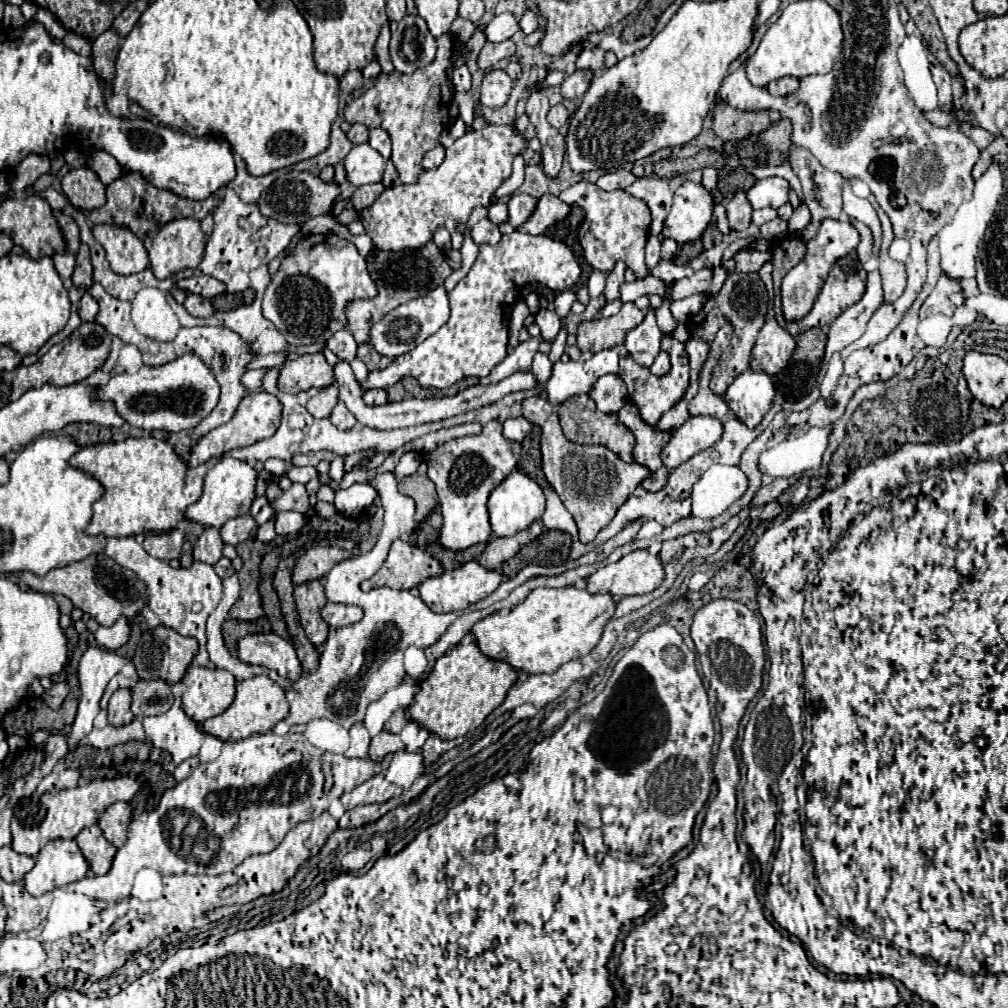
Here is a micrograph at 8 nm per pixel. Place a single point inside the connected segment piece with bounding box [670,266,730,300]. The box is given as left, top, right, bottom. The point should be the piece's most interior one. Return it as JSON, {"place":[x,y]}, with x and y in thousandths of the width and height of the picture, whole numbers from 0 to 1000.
{"place":[702,279]}

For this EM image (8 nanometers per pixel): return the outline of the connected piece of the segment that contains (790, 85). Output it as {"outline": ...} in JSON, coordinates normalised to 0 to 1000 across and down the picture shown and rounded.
{"outline":[[[780,75],[780,77],[774,77],[774,79],[770,79],[770,81],[764,81],[760,87],[762,87],[762,91],[768,93],[768,95],[782,95],[782,93],[786,93],[786,91],[792,89],[792,83],[794,83],[792,77]]]}

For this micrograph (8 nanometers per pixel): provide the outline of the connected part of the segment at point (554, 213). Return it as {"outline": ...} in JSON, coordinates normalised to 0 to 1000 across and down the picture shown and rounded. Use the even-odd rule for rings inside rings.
{"outline":[[[540,192],[534,198],[534,204],[532,204],[530,212],[526,214],[526,218],[522,222],[518,222],[516,228],[524,230],[524,232],[538,232],[550,220],[562,216],[563,210],[565,210],[563,202],[560,202],[556,196],[552,196],[548,192]]]}

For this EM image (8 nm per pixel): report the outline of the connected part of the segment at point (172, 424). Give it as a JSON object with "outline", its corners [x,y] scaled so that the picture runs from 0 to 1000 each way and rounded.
{"outline":[[[188,349],[161,363],[141,363],[135,371],[115,371],[97,387],[97,395],[111,397],[117,411],[135,425],[179,429],[194,425],[214,405],[218,381],[210,367]]]}

